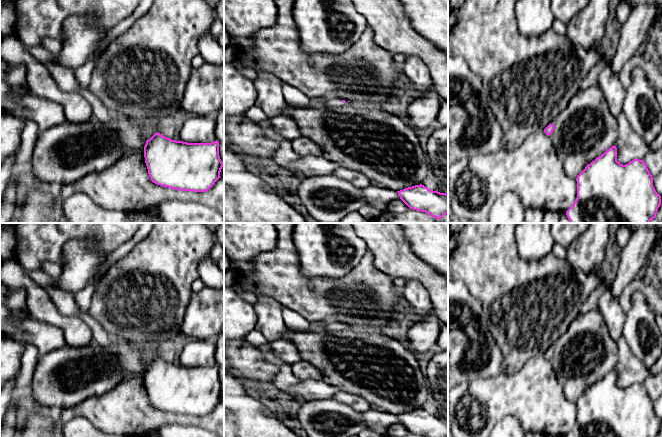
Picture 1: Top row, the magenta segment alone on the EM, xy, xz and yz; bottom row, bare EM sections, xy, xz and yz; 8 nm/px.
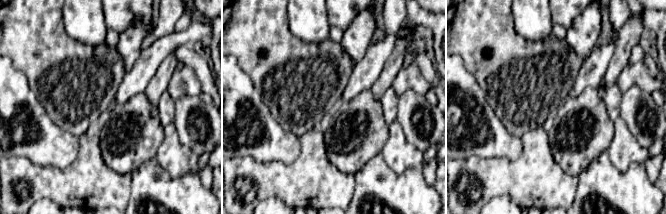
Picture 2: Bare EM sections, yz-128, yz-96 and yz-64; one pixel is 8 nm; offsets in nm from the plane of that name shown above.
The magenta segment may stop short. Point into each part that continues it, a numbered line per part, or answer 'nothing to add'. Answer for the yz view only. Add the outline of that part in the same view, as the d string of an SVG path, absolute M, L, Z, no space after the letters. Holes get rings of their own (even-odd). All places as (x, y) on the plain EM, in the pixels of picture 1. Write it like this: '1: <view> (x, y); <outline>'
nothing to add

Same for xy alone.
nothing to add

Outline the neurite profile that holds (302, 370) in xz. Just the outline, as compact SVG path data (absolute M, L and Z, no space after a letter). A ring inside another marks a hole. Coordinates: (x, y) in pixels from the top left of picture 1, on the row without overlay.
M300 360L290 366L292 373L300 381L323 379L322 372L319 369L317 369L315 366L313 366L312 364L306 361Z

